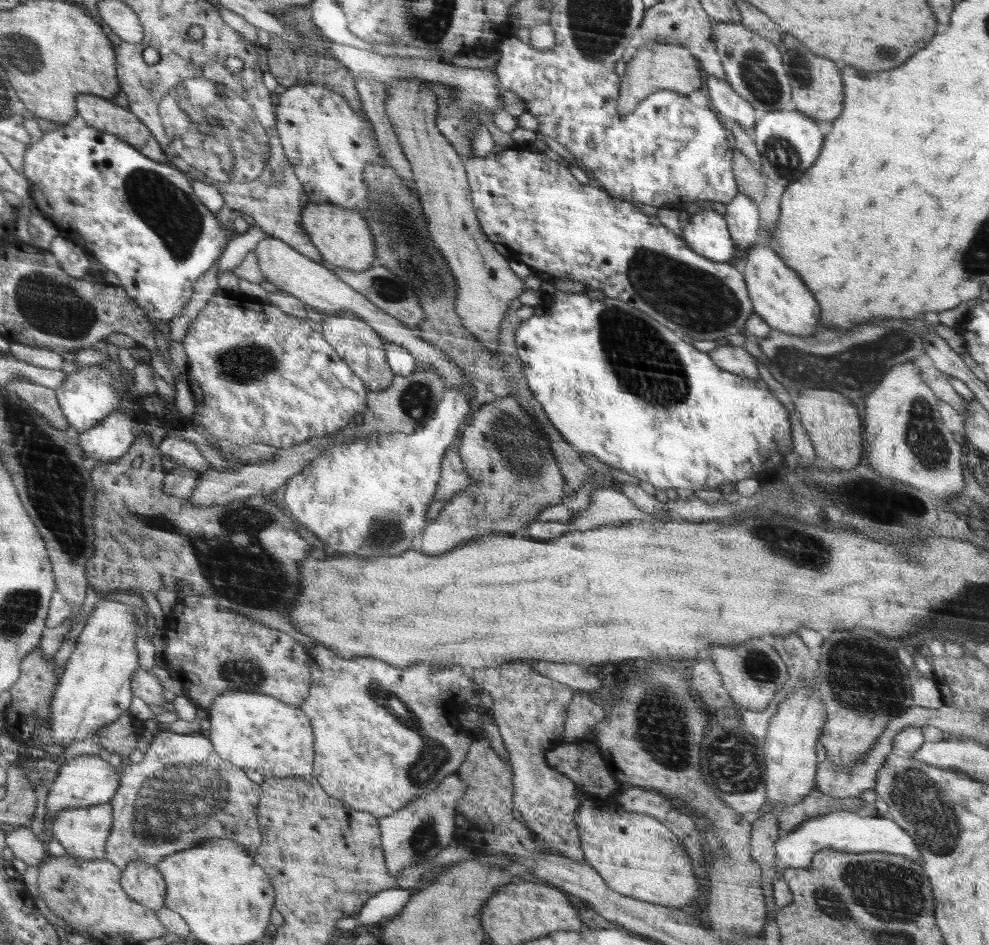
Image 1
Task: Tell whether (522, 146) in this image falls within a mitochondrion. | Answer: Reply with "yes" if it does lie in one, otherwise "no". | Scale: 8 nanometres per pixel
no

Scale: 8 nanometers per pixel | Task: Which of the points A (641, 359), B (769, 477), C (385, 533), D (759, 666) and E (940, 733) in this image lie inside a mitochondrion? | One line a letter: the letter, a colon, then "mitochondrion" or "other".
A: mitochondrion
B: other
C: mitochondrion
D: mitochondrion
E: other

